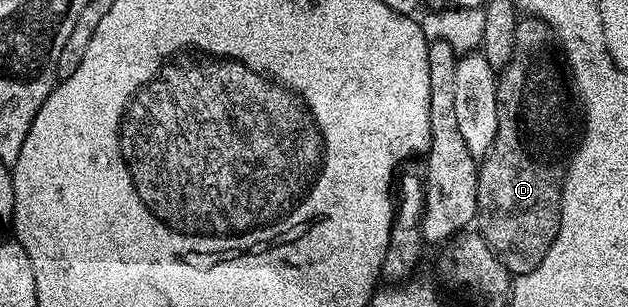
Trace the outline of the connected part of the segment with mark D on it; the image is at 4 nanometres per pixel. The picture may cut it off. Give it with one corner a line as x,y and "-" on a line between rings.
522,17
515,28
515,52
497,79
499,128
495,132
495,144
491,144
477,168
475,219
476,229
513,276
539,268
559,232
563,184
583,133
583,107
569,79
570,74
567,55
554,30
541,18

